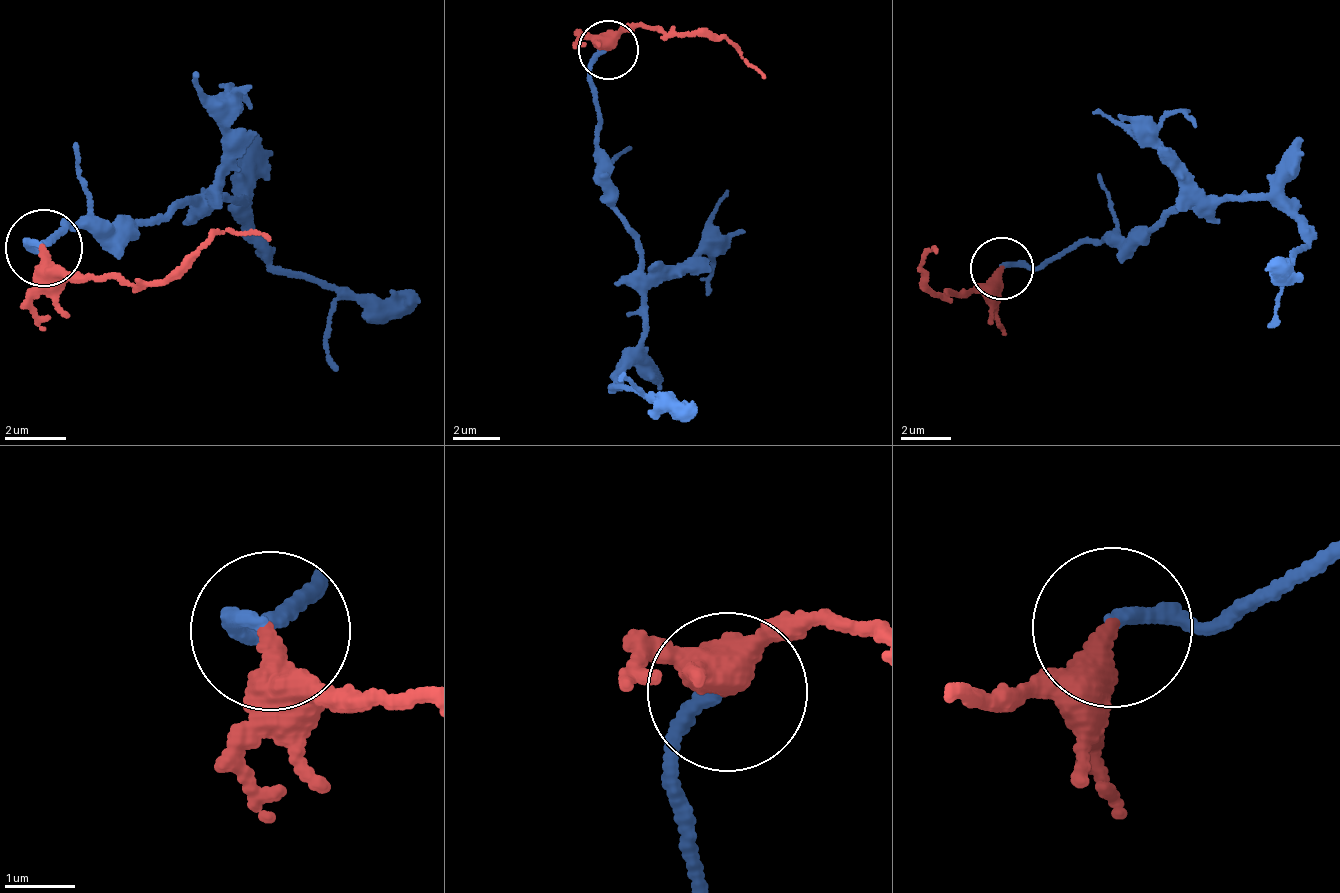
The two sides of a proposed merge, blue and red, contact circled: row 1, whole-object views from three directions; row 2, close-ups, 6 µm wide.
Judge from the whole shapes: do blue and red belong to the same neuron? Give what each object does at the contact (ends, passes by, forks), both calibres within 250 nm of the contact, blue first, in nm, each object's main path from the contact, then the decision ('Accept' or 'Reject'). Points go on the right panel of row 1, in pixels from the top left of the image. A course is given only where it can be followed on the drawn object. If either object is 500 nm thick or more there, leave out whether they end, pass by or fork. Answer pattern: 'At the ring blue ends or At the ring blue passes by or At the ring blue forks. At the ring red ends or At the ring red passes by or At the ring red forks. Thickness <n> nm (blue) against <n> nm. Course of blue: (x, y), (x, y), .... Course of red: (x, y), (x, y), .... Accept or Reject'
At the ring blue ends. At the ring red ends. Thickness 220 nm (blue) against 420 nm. Course of blue: (1005, 270), (1052, 263), (1082, 244), (1151, 239), (1170, 211), (1261, 201), (1289, 213), (1300, 248), (1262, 271). Course of red: (1002, 270), (967, 293), (930, 293), (927, 253), (938, 255). Accept

